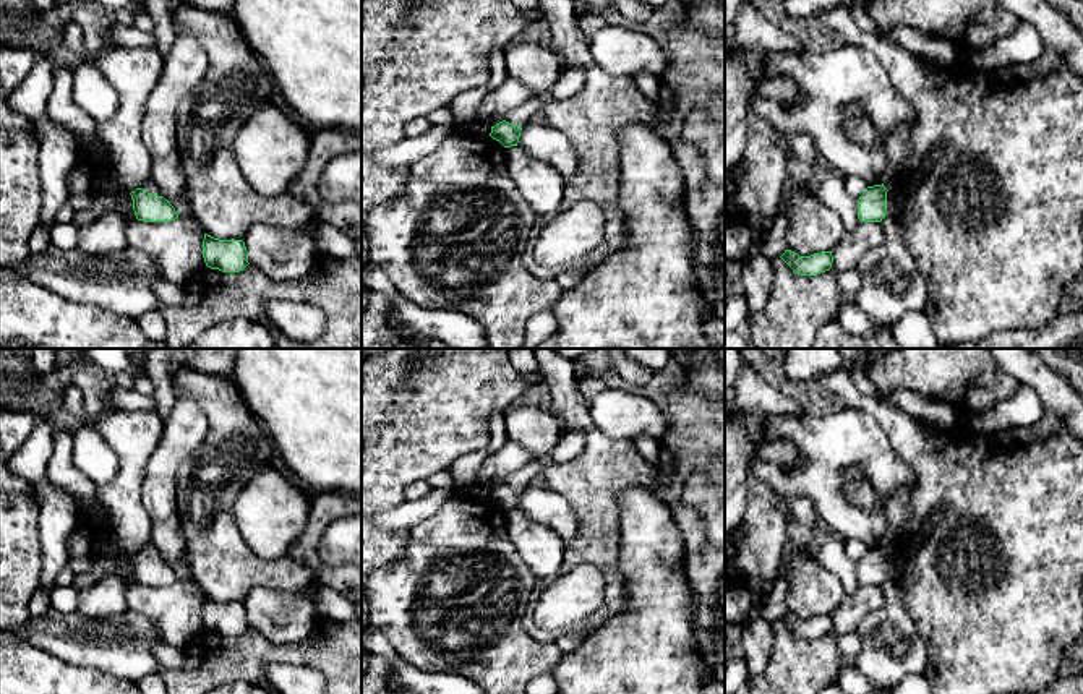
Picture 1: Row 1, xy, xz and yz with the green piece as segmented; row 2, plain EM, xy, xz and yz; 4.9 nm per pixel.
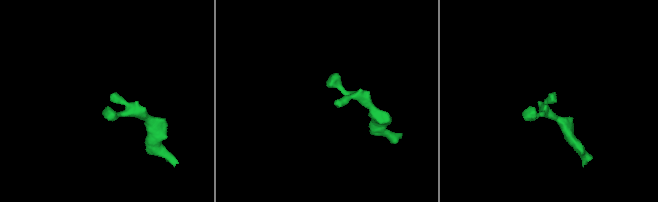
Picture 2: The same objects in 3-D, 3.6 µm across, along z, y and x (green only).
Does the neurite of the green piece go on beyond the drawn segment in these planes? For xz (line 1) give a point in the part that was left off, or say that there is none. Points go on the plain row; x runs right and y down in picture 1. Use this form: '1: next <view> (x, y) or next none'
1: next none

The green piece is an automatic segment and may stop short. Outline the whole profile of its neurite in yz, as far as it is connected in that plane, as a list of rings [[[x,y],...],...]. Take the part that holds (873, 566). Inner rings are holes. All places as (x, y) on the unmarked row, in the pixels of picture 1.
[[[884,546],[866,551],[858,563],[858,582],[861,585],[882,585],[887,577],[887,555]]]

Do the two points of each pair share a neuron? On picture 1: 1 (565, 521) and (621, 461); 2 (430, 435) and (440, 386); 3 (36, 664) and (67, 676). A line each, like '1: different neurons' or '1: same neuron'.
1: different neurons
2: same neuron
3: same neuron

